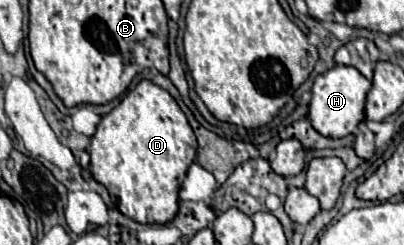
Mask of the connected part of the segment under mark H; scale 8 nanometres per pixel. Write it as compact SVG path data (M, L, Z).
M334 66L328 72L316 76L312 86L310 114L308 114L314 130L328 138L344 138L352 134L356 124L364 118L364 100L370 86L372 86L370 80L366 80L352 66Z

